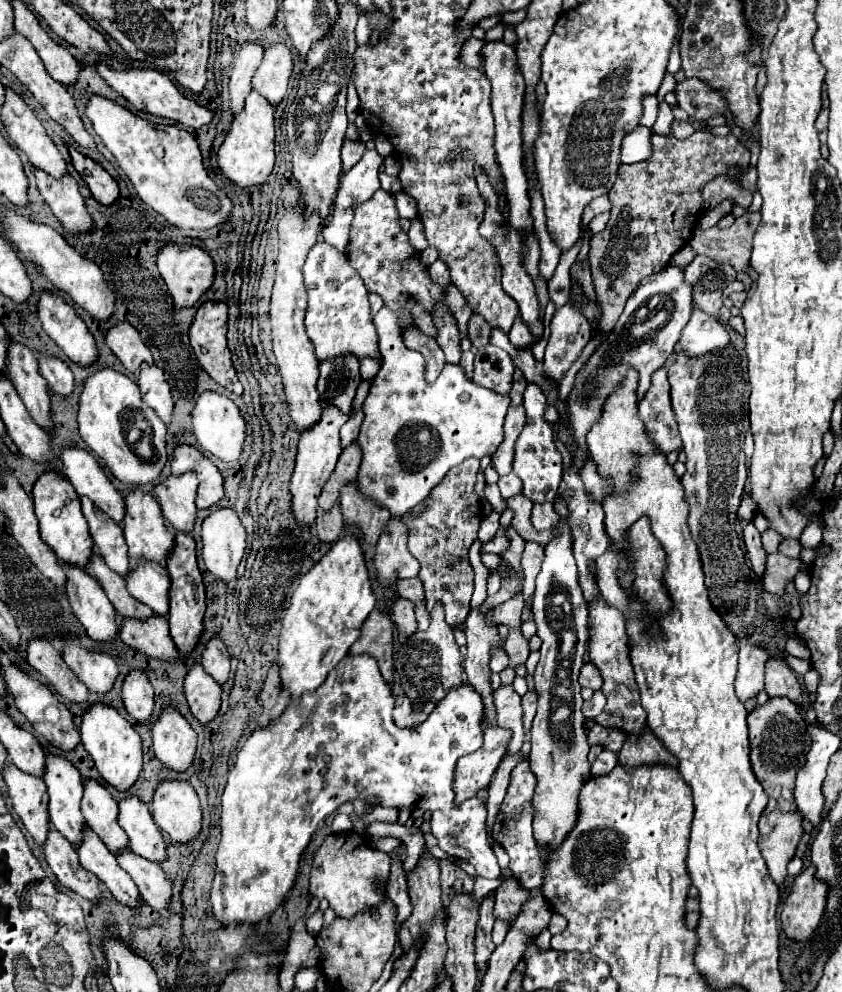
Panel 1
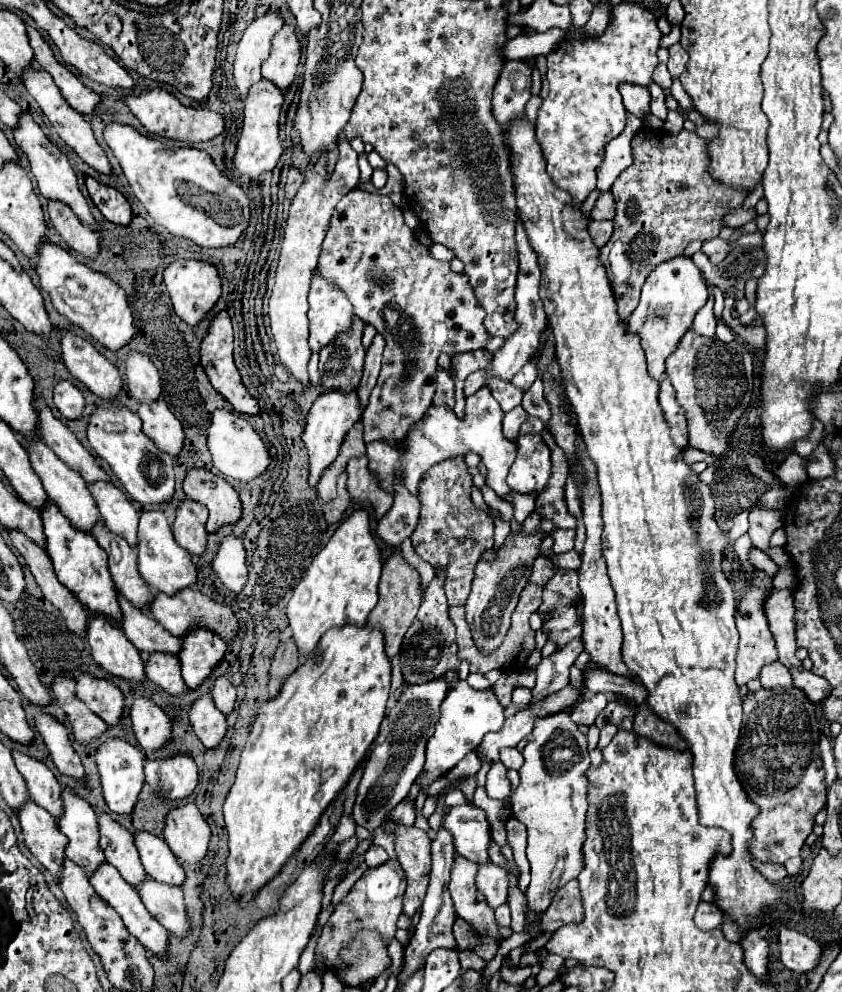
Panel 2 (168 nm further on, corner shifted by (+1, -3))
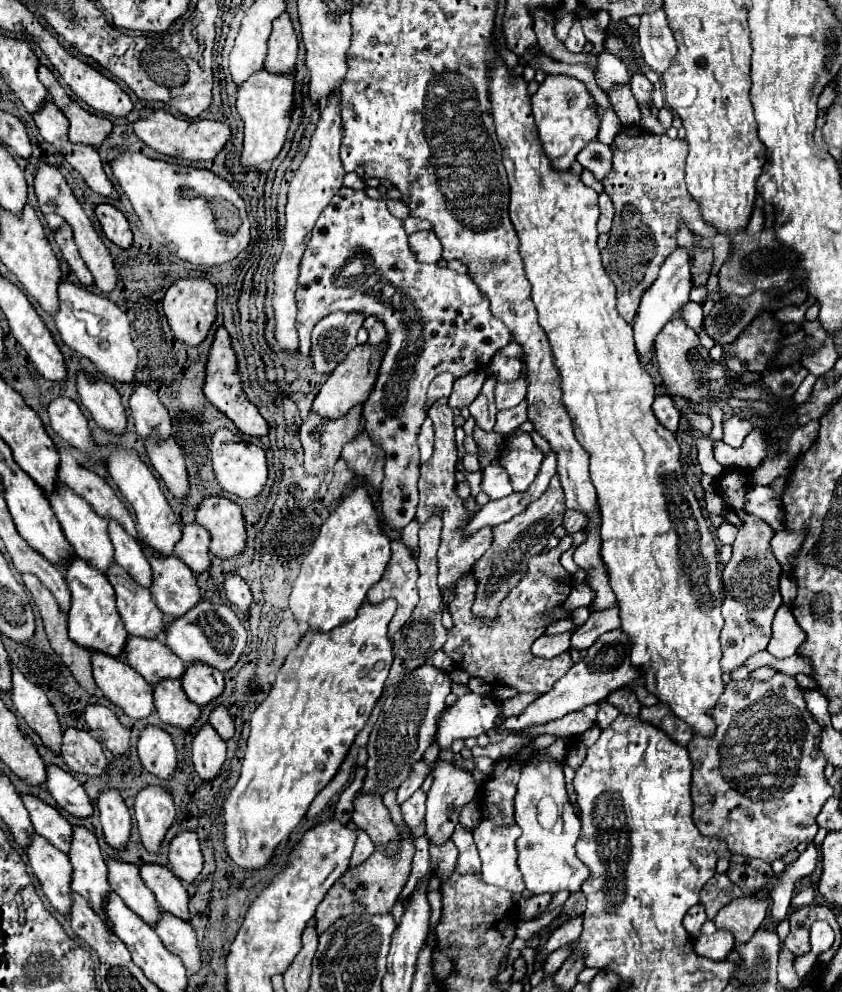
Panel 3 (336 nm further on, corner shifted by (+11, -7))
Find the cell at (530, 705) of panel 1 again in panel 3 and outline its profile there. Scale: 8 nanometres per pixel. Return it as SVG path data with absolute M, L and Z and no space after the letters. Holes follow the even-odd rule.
M618 607L606 609L592 613L590 619L570 637L570 649L586 651L602 633L618 629L620 627L620 617L618 617Z

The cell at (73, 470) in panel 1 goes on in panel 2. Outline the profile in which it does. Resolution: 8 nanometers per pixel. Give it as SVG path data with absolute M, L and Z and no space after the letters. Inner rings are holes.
M98 481L88 485L90 493L94 495L98 509L104 517L104 525L114 533L120 535L130 547L138 545L138 511L134 505L124 497L124 493L114 487L112 483Z

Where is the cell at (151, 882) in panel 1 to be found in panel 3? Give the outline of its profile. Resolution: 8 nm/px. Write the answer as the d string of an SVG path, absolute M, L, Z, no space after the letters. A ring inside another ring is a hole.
M160 909L160 919L156 921L154 931L162 939L162 945L182 959L190 975L200 969L198 939L190 923L184 923L182 919L176 919L176 915L168 915L168 911Z

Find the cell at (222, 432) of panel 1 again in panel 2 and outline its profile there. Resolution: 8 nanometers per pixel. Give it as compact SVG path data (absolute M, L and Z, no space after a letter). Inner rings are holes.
M218 409L212 415L212 423L208 427L208 449L214 459L214 469L224 477L230 477L236 481L252 481L264 475L272 461L266 443L252 429L252 425L244 417L230 413L226 409Z

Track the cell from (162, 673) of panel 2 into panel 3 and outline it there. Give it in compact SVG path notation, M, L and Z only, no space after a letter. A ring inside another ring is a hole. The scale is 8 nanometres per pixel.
M160 679L154 685L154 707L164 723L182 729L188 729L200 715L200 707L186 697L182 683L176 679Z

